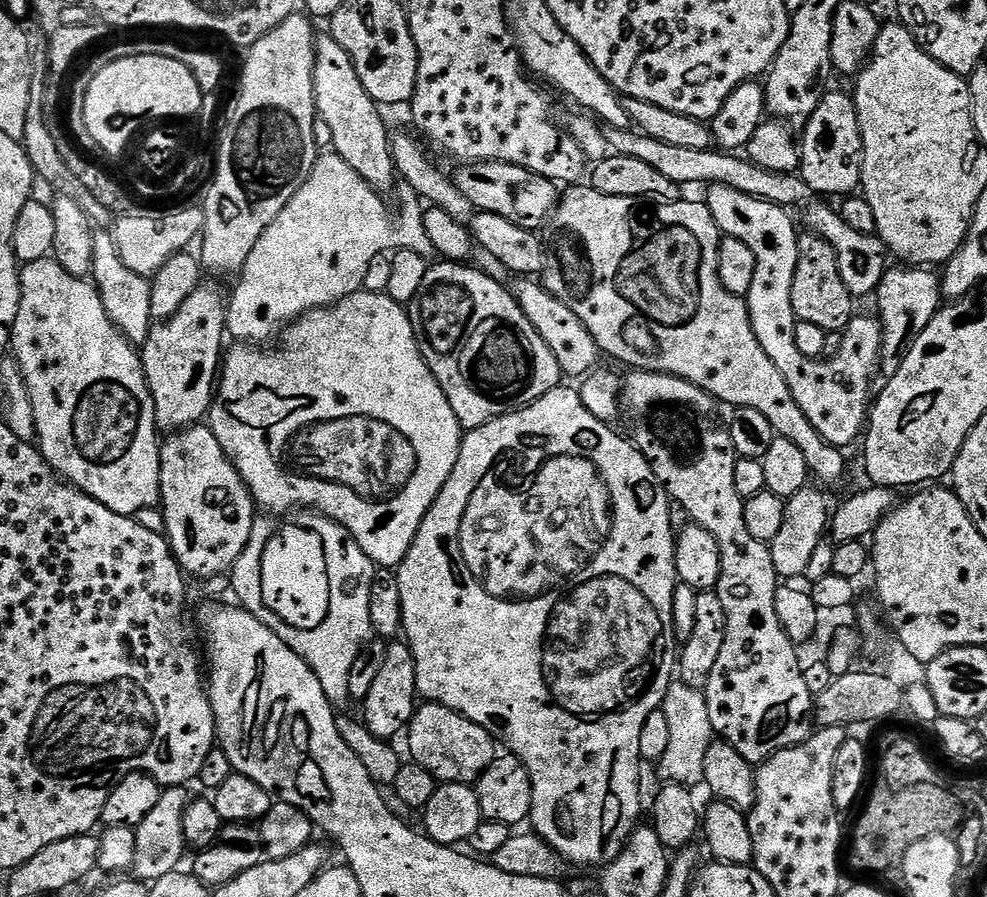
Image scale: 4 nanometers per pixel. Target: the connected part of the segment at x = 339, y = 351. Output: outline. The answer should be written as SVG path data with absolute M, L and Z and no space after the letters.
M361 290L342 298L337 304L329 304L327 308L311 308L309 312L303 312L285 327L283 340L284 345L280 352L264 352L268 350L260 346L232 346L236 348L227 349L222 360L222 371L218 376L218 391L210 409L210 427L214 438L218 438L222 450L230 458L238 474L242 474L246 486L252 491L253 500L261 509L269 508L272 512L288 514L307 506L341 524L348 535L354 538L354 542L362 546L373 564L381 569L399 569L414 542L414 534L418 534L418 526L422 526L422 518L426 518L434 498L438 498L446 478L450 478L454 462L458 462L462 439L458 418L454 418L454 410L450 410L450 402L446 402L442 386L438 386L420 352L412 319L409 318L405 305L392 300L391 296L383 292Z

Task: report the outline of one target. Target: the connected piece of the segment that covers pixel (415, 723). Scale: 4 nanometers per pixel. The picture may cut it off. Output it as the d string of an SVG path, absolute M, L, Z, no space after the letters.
M421 703L408 723L407 736L408 756L425 767L440 784L475 785L498 755L497 741L485 728L441 704Z

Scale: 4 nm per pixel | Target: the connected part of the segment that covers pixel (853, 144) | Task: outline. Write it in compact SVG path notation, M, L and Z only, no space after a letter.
M825 91L818 102L818 110L814 110L814 114L810 114L810 118L803 125L802 131L804 131L804 140L802 136L799 141L800 167L798 174L804 179L806 186L810 186L813 194L820 195L821 192L824 195L821 197L824 198L832 198L828 196L844 198L855 193L860 188L860 175L864 161L864 147L862 146L862 134L860 133L855 99L849 93L847 96L844 92Z

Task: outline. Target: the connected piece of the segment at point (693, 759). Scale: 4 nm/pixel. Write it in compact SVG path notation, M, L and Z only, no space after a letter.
M674 682L668 687L668 693L662 705L662 717L668 723L668 741L664 744L664 753L660 756L661 781L670 784L683 784L695 789L704 784L706 750L710 750L714 733L710 722L710 710L699 688Z

